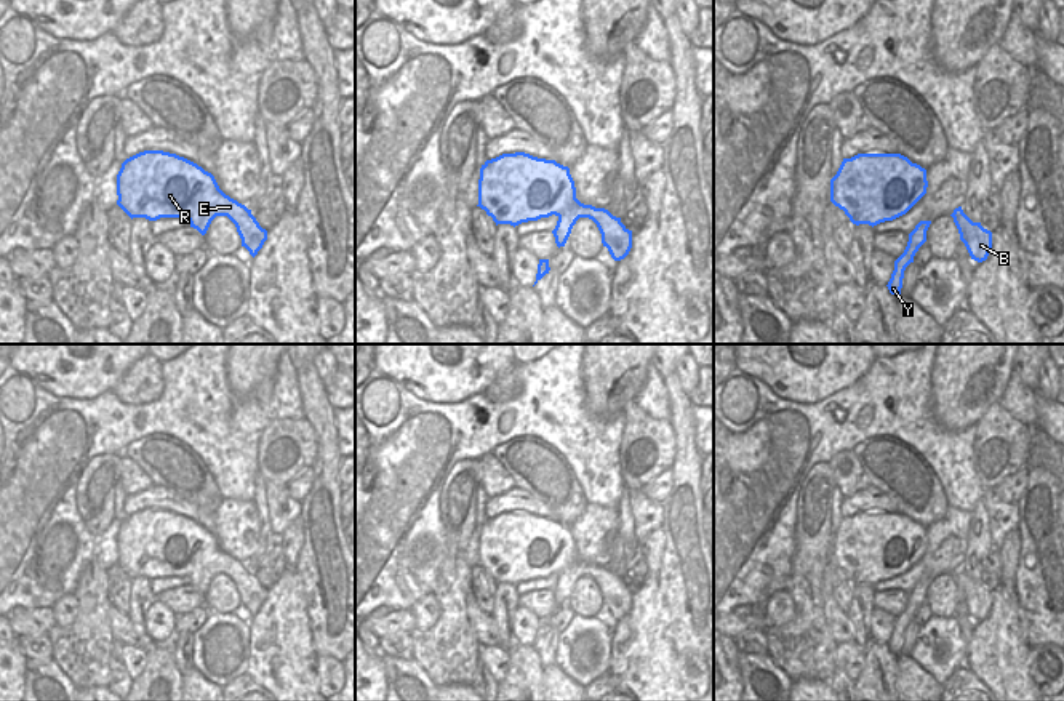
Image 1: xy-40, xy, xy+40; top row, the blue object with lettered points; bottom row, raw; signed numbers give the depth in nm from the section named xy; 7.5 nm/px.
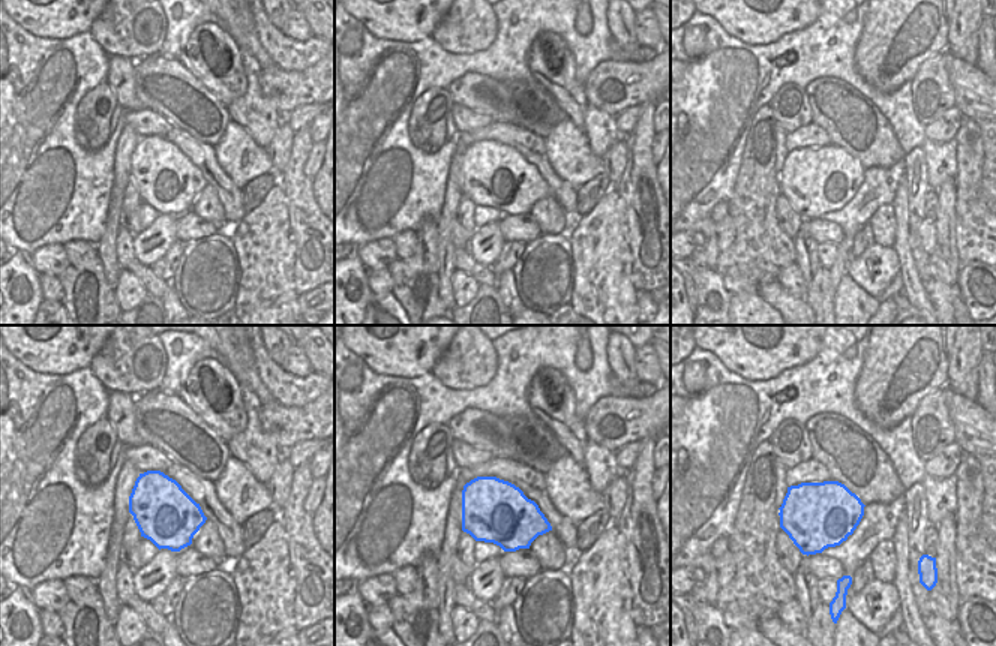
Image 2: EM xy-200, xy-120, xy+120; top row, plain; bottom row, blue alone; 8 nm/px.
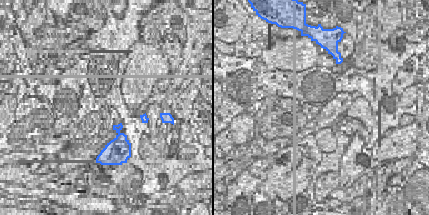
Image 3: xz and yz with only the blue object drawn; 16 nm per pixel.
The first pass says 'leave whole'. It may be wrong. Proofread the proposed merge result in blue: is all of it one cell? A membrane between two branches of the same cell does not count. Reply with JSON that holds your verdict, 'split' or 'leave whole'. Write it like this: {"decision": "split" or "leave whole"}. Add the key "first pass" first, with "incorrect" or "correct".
{"first pass": "correct", "decision": "leave whole"}

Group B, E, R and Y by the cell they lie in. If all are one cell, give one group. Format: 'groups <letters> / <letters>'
groups B E R Y

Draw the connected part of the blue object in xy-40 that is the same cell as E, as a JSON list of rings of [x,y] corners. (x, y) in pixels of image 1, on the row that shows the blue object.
[[[144,150],[126,158],[117,174],[117,195],[131,219],[186,218],[202,235],[216,216],[227,216],[253,258],[267,240],[251,210],[226,195],[211,173],[176,154]]]

